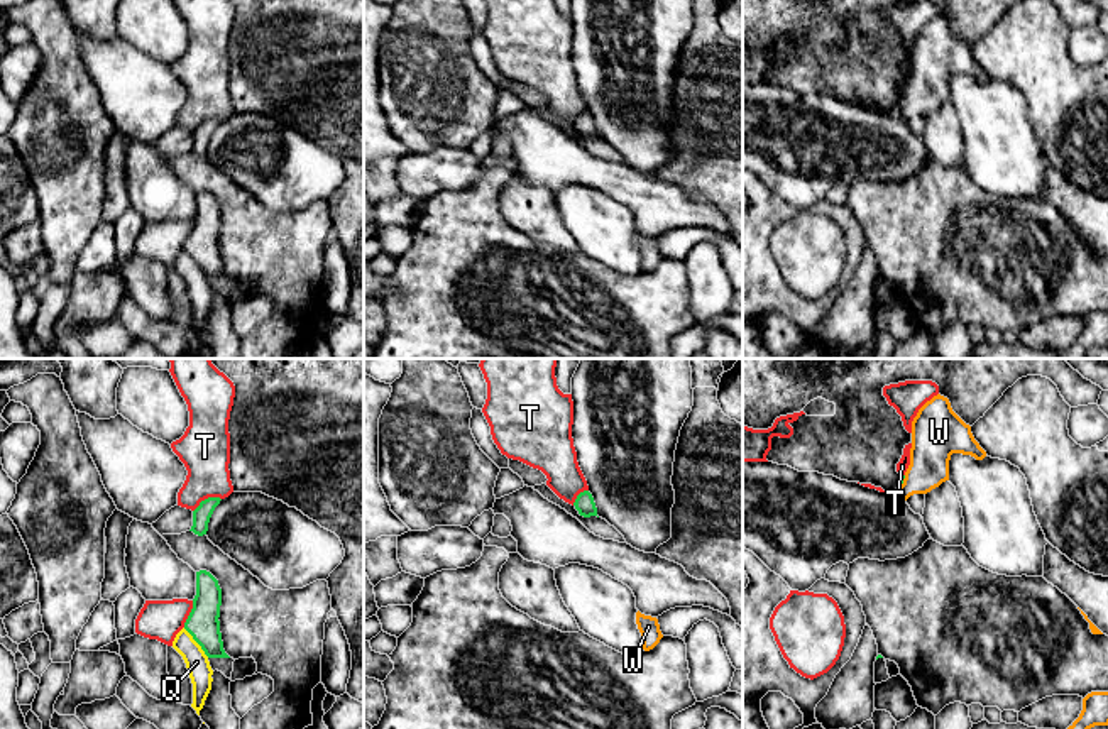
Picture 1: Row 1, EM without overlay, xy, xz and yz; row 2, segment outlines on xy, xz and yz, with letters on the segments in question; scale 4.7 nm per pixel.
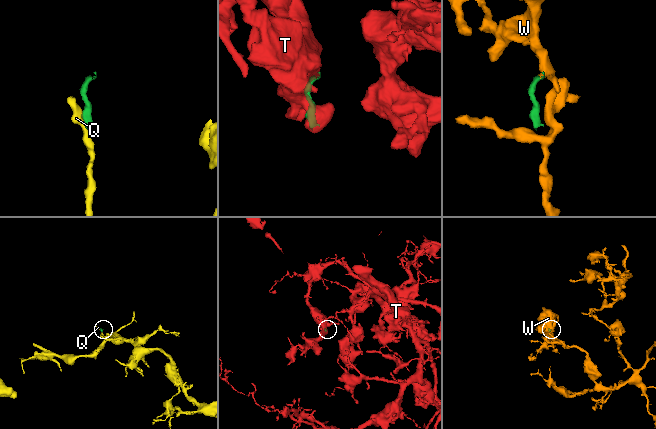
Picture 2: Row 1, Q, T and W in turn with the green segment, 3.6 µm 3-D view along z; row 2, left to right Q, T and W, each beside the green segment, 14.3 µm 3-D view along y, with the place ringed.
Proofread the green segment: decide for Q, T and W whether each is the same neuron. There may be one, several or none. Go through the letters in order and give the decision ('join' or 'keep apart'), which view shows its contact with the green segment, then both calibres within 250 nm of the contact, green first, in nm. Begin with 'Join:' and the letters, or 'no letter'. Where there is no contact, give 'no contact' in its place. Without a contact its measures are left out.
Join: W
Q: keep apart; contact in xy; calibres 150 and 110 nm
T: keep apart; contact in xy; calibres 90 and 240 nm
W: join; contact in yz; calibres 20 and 220 nm

